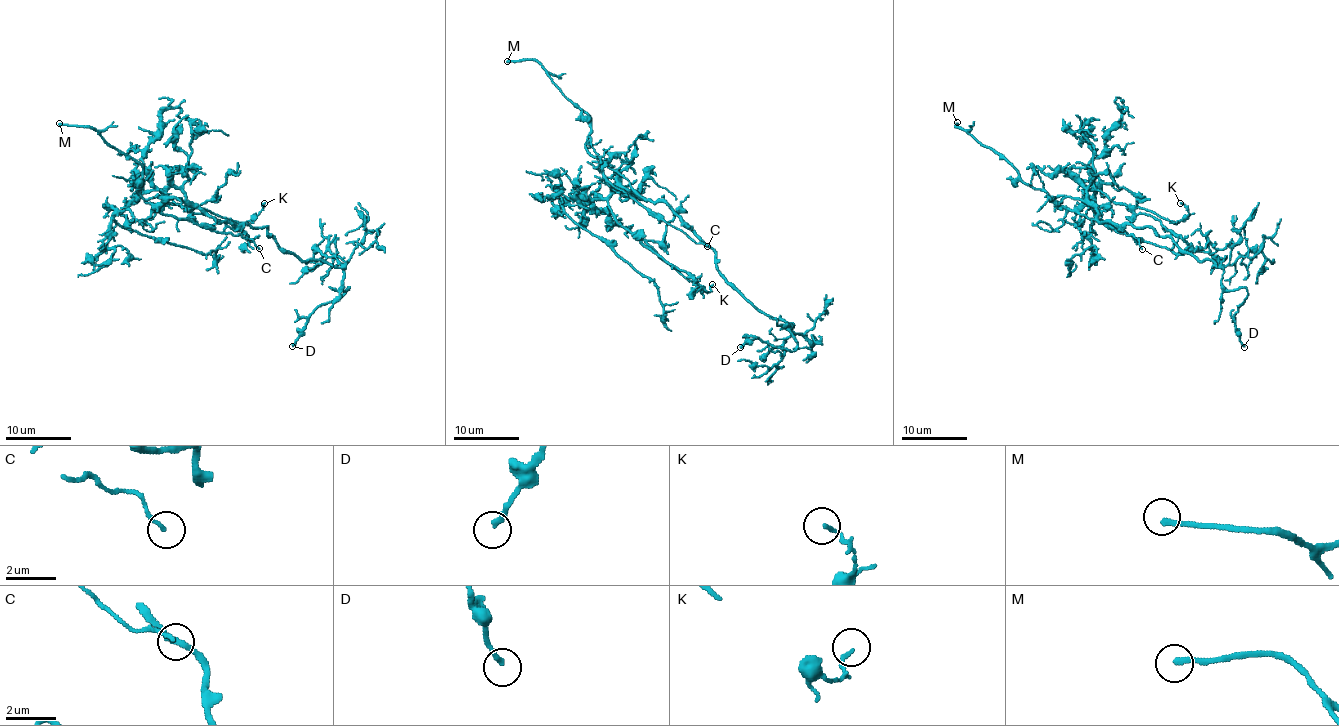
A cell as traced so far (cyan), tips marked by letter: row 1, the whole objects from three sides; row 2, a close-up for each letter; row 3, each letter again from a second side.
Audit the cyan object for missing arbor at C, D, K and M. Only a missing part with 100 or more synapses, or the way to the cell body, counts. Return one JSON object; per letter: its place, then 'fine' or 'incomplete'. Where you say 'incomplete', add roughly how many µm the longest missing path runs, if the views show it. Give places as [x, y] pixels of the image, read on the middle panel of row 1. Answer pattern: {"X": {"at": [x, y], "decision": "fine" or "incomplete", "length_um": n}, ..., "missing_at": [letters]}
{"C": {"at": [707, 246], "decision": "fine"}, "D": {"at": [740, 347], "decision": "fine"}, "K": {"at": [712, 284], "decision": "fine"}, "M": {"at": [507, 61], "decision": "incomplete", "length_um": 25}, "missing_at": ["M"]}

